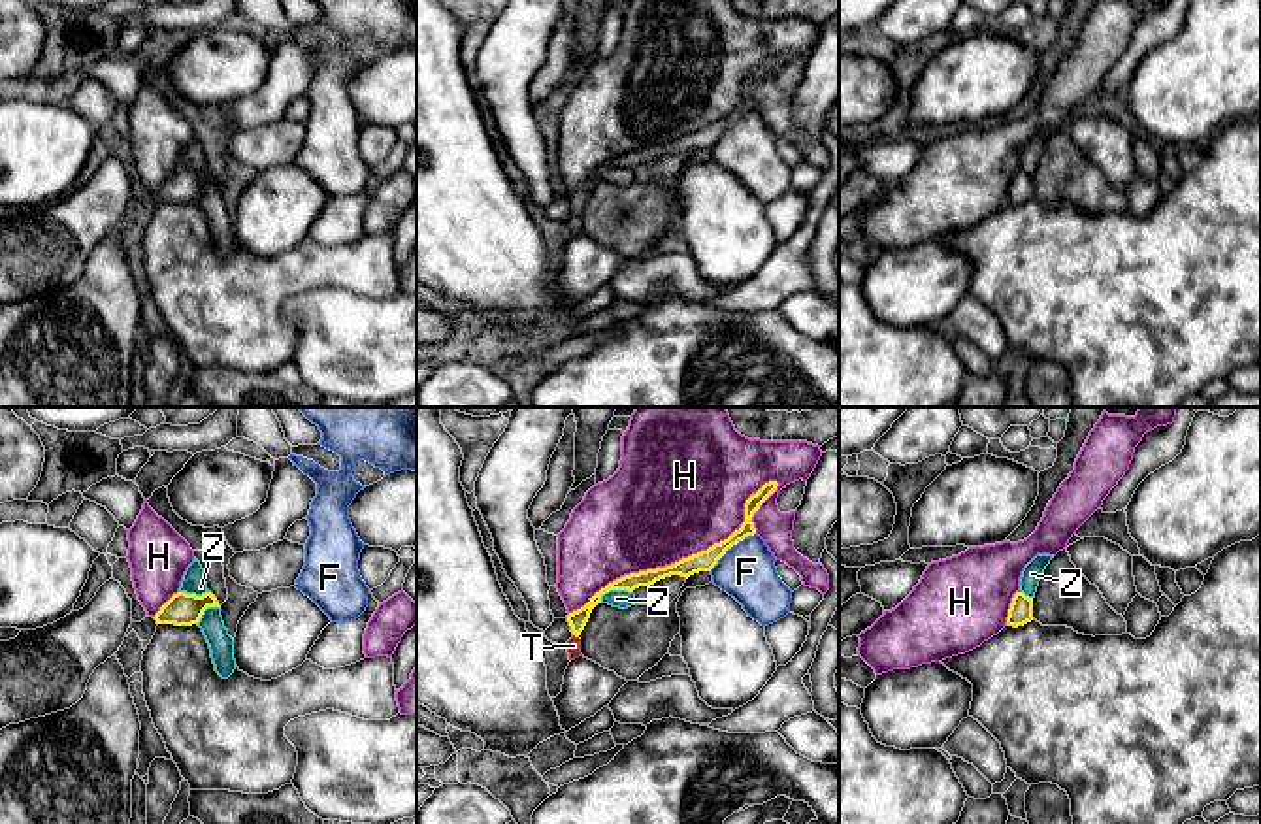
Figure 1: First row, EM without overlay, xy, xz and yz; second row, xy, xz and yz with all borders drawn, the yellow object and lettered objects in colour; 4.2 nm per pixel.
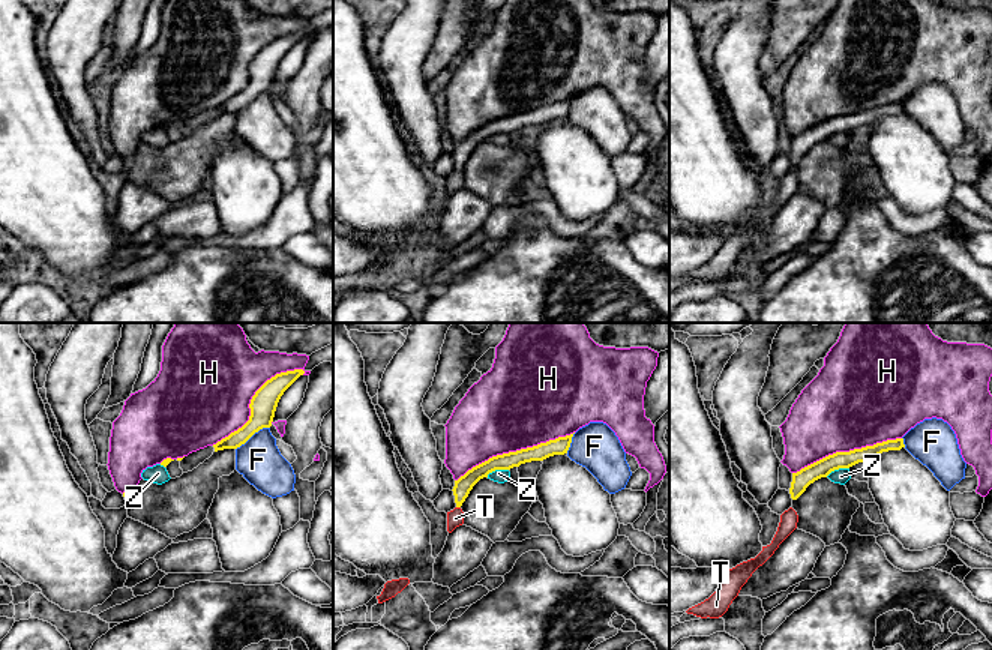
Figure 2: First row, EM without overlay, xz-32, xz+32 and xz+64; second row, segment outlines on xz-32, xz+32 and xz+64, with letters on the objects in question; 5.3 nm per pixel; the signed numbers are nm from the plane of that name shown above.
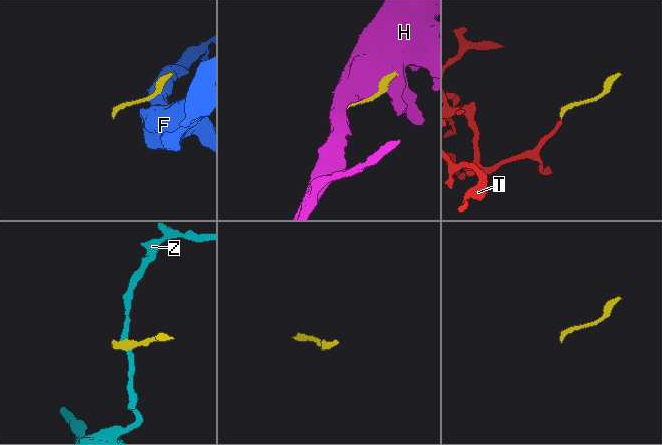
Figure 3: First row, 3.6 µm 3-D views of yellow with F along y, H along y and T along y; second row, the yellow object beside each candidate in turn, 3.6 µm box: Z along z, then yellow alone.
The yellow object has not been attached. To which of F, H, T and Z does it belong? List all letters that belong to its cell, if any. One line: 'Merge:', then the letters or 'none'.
Merge: T

